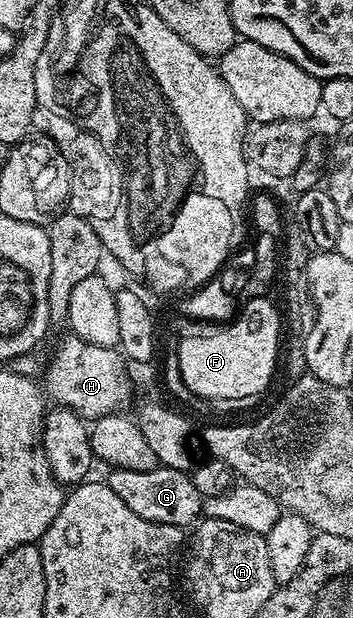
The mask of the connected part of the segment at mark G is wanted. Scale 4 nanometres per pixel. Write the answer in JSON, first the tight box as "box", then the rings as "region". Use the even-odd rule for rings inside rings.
{"box":[107,466,203,530],"region":[[[158,466],[155,470],[115,468],[108,474],[107,482],[111,490],[115,490],[117,497],[133,513],[139,514],[139,518],[147,518],[147,522],[163,522],[167,526],[179,526],[185,530],[202,519],[203,498],[199,490],[195,490],[195,482],[188,471]]]}

